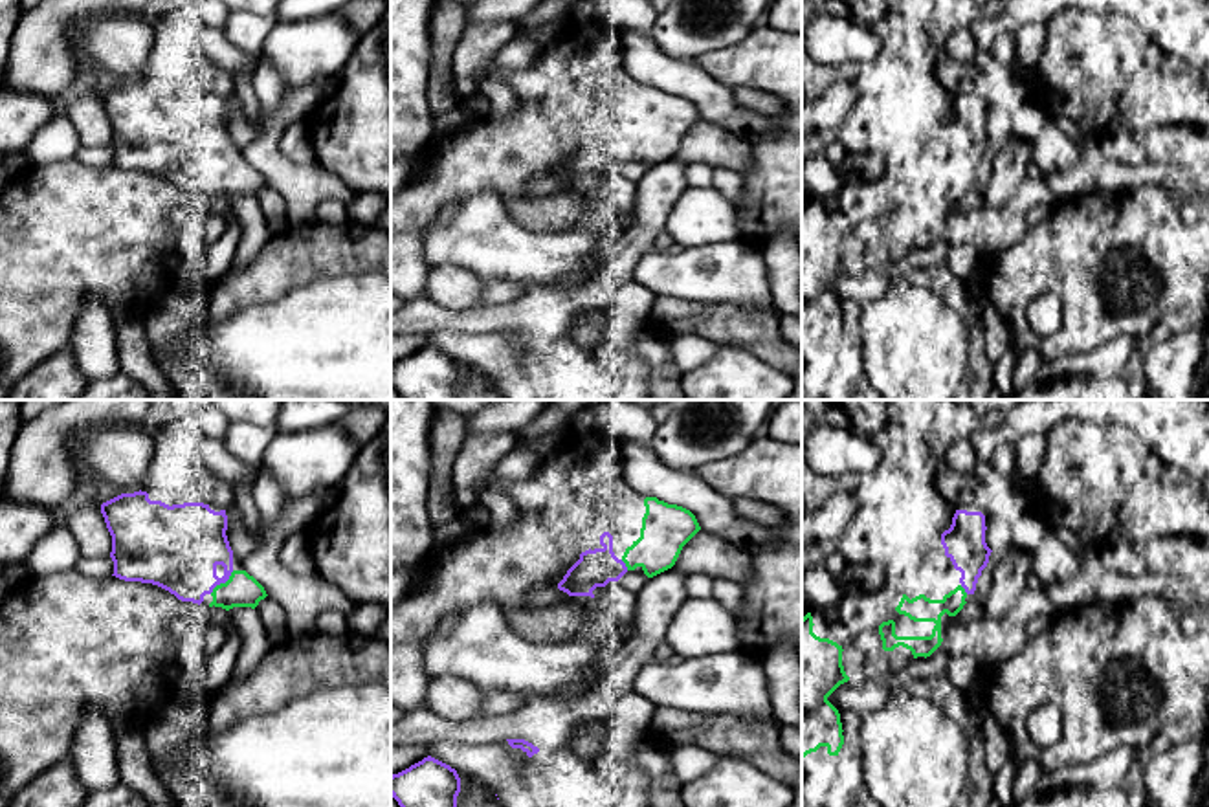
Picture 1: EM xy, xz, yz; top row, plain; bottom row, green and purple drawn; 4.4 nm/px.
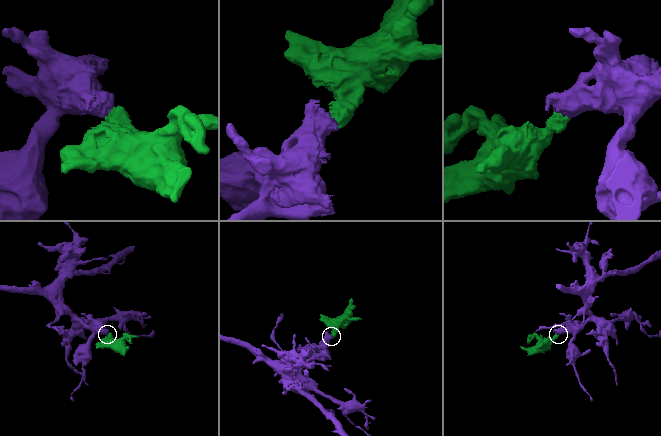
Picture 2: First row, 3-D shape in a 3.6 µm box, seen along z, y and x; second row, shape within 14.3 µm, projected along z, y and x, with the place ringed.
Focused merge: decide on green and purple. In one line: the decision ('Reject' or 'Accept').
Accept

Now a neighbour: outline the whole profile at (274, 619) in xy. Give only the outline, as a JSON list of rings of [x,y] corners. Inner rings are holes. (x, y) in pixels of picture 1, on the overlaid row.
[[[270,596],[255,607],[266,631],[288,631],[284,609]]]

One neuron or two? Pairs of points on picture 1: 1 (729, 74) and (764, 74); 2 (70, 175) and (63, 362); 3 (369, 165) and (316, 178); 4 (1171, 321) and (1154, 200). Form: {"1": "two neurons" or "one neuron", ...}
{"1": "one neuron", "2": "two neurons", "3": "two neurons", "4": "two neurons"}

